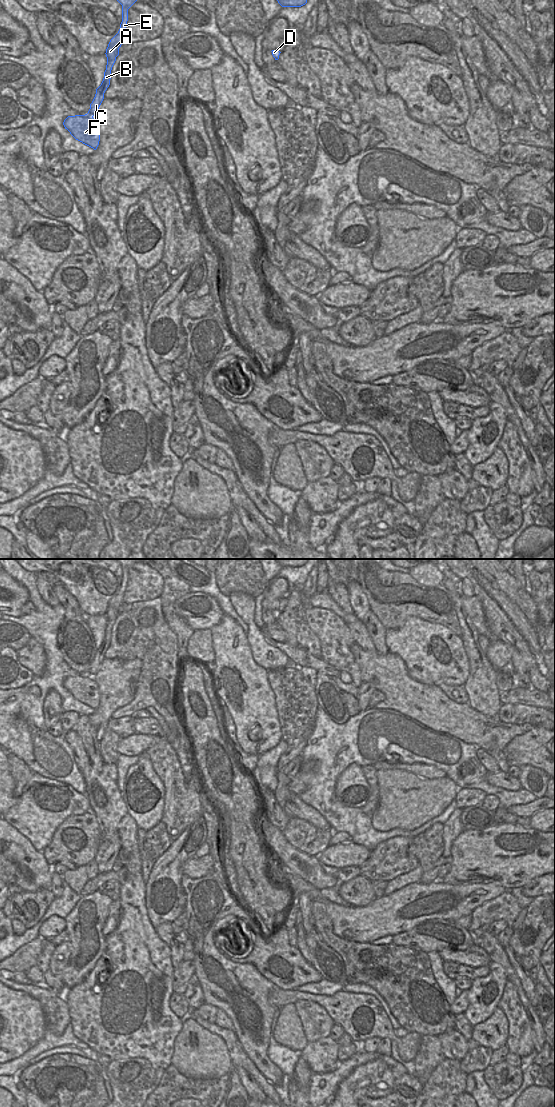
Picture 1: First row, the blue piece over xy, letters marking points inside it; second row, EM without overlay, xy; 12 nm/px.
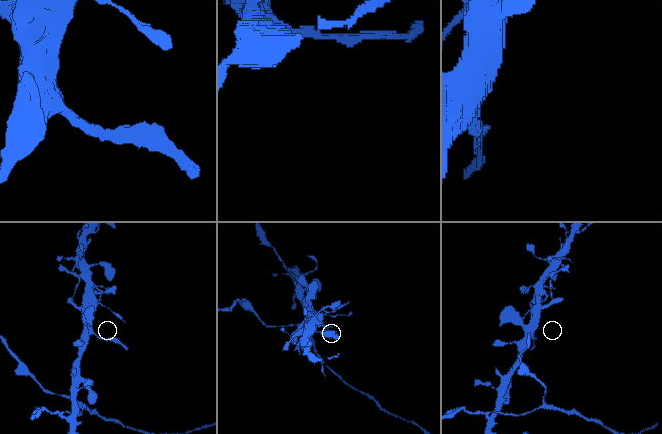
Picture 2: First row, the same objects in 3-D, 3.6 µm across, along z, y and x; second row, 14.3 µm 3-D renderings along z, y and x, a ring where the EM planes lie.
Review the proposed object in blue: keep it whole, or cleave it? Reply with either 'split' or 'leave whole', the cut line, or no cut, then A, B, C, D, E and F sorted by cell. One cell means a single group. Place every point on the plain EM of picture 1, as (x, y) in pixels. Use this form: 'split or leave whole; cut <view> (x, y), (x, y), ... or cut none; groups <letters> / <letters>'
leave whole; cut none; groups A B C D E F

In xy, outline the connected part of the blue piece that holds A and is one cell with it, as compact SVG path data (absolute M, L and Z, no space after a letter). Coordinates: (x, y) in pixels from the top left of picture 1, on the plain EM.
M116 559L122 565L122 582L118 593L110 600L106 609L107 625L101 645L96 649L95 657L90 664L90 669L85 675L68 676L63 685L70 694L83 704L97 709L100 701L98 685L93 676L97 673L103 659L104 653L110 645L111 630L119 615L119 608L124 603L123 595L127 587L128 569L137 561L136 559Z

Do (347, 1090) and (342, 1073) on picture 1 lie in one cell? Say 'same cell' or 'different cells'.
different cells

